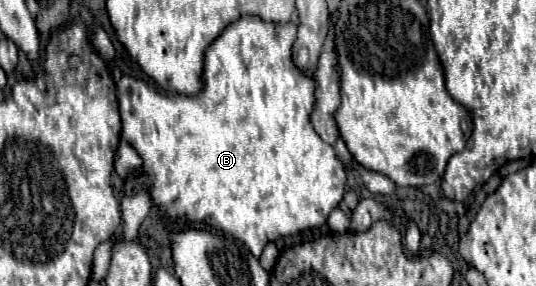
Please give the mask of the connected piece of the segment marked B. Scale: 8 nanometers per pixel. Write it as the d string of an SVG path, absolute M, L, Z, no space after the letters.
M243 16L237 22L229 24L223 34L207 48L205 54L205 90L199 92L197 96L163 96L159 92L155 92L147 82L143 80L135 80L131 76L123 76L121 82L117 84L117 98L119 98L119 110L123 116L123 136L127 138L127 142L139 152L139 156L143 158L143 170L145 176L151 182L151 196L153 202L159 206L159 212L169 214L169 216L185 216L191 222L209 222L211 226L235 236L237 240L241 240L255 258L261 256L267 240L273 242L281 236L289 236L289 234L297 234L309 228L319 228L321 224L327 222L329 214L333 208L339 206L343 194L345 194L345 184L347 184L347 172L345 172L345 164L337 158L337 152L333 146L325 144L319 134L315 132L313 124L311 124L311 114L315 110L315 90L317 90L317 82L313 76L305 74L303 68L297 68L293 64L291 58L291 48L293 48L293 38L297 38L297 22L289 22L285 26L263 26L259 18L251 18L251 16Z

